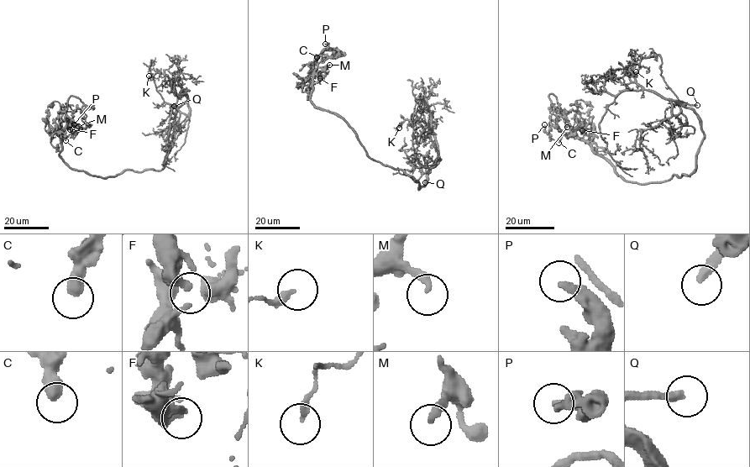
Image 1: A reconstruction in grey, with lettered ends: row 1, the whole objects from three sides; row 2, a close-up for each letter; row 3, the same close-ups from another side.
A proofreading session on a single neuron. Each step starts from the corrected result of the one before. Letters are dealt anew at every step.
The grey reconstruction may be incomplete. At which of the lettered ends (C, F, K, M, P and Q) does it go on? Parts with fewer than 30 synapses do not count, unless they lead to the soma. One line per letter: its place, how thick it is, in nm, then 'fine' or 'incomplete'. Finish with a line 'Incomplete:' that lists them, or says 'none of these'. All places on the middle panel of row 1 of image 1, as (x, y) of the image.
C: at (317, 57); 440 nm thick; fine
F: at (320, 78); 280 nm thick; fine
K: at (399, 128); 260 nm thick; fine
M: at (329, 65); 260 nm thick; fine
P: at (325, 44); 280 nm thick; fine
Q: at (425, 182); 280 nm thick; incomplete
Incomplete: Q

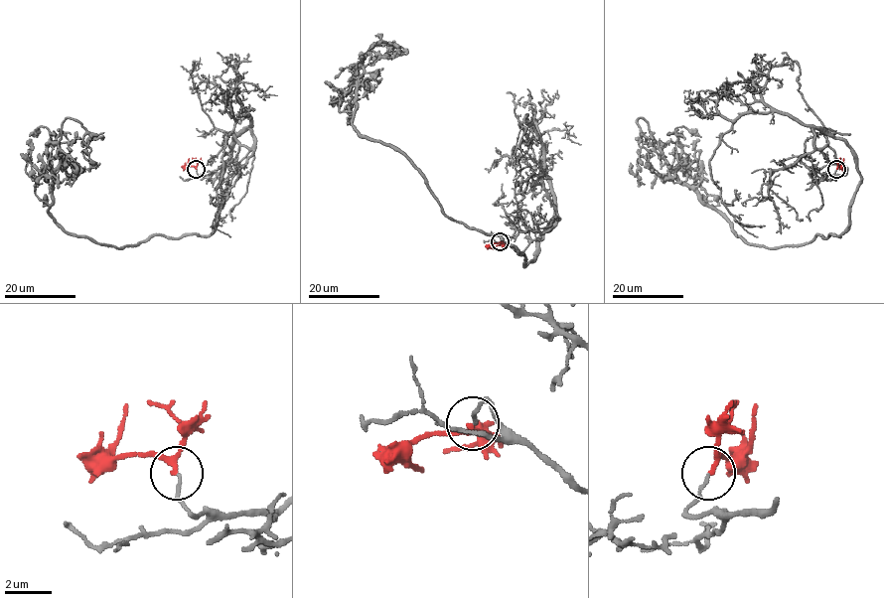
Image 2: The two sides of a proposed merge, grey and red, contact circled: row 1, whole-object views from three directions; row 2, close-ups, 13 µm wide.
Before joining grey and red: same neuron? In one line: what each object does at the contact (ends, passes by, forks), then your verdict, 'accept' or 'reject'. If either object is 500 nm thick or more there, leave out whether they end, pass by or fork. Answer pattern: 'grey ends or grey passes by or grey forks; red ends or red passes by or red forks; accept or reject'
grey ends; red passes by; reject

